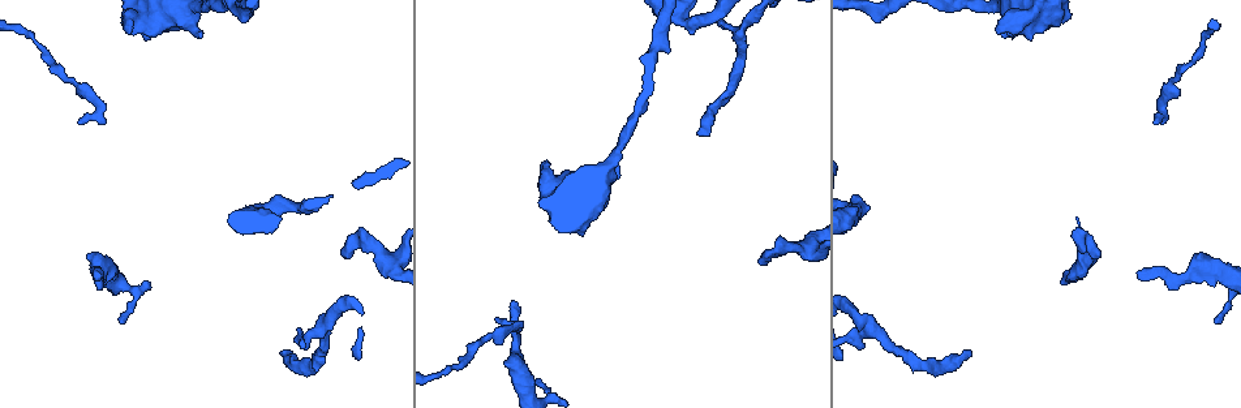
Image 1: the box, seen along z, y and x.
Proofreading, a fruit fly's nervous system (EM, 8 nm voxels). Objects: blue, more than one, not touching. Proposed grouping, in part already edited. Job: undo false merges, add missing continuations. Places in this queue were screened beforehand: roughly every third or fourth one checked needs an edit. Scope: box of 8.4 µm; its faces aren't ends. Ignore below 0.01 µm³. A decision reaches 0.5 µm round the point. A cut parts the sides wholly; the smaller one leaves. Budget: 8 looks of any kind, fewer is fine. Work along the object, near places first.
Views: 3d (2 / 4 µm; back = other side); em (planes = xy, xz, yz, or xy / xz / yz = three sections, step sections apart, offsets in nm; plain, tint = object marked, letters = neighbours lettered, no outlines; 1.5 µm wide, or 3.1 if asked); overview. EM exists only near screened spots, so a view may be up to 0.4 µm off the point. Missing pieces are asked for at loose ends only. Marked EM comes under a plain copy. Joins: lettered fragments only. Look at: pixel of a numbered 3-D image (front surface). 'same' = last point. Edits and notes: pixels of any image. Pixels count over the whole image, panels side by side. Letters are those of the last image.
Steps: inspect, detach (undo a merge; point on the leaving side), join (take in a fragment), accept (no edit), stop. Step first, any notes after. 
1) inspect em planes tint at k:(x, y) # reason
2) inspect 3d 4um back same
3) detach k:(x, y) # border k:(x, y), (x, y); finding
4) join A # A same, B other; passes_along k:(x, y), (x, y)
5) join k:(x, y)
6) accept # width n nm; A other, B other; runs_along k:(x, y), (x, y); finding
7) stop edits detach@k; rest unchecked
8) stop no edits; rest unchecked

inspect em planes tint at 1:(538, 382) # thin end

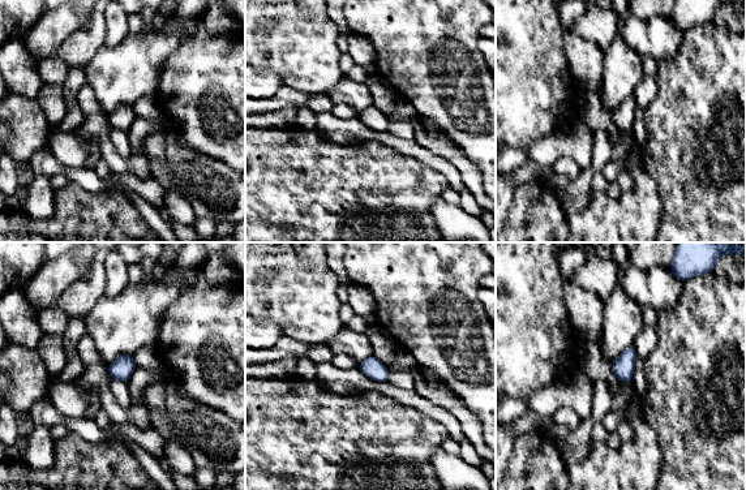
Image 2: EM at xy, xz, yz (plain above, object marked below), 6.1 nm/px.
inspect em planes letters same # see the neighbours

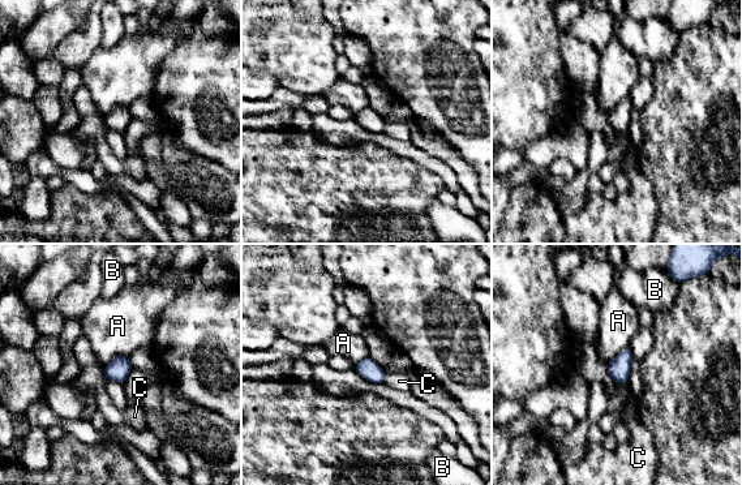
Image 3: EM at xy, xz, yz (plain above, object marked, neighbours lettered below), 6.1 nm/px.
accept # A other, B other, C other; border 3:(128, 355), (114, 357), (104, 367); none of them fits

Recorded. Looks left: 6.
inspect em planes letters at 1:(696, 134) # free end

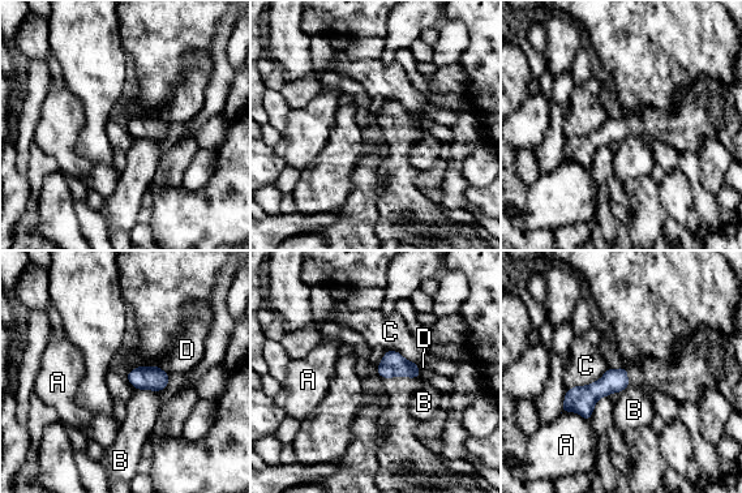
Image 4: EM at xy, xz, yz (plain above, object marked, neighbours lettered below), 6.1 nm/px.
accept # A other, B other, C other, D other; border 4:(136, 389), (158, 391); none of them fits

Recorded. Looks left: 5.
inspect em planes letters at 1:(342, 249) # branch stops here

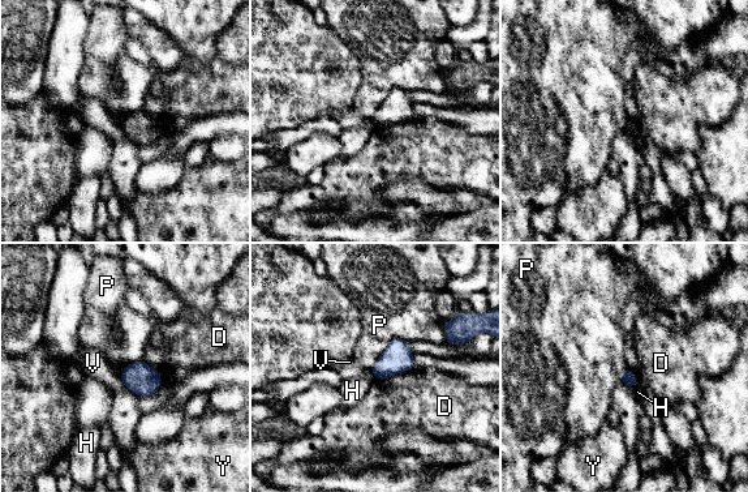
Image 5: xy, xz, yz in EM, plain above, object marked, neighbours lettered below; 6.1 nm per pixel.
accept # D other, H other, P other, V other, Y other; border 5:(407, 339), (394, 338), (370, 369); none of them fits

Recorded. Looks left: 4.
stop no edits; rest unchecked

